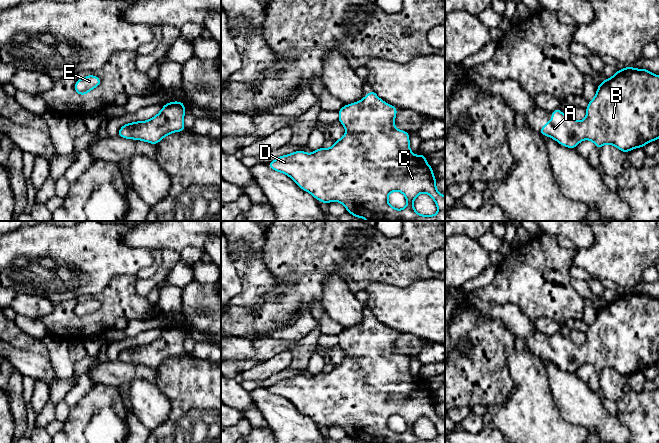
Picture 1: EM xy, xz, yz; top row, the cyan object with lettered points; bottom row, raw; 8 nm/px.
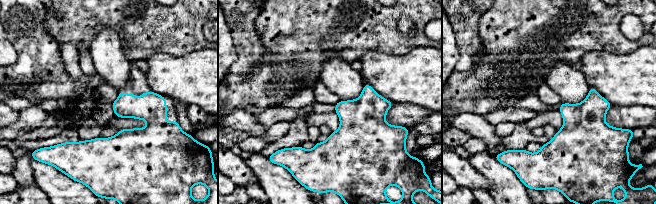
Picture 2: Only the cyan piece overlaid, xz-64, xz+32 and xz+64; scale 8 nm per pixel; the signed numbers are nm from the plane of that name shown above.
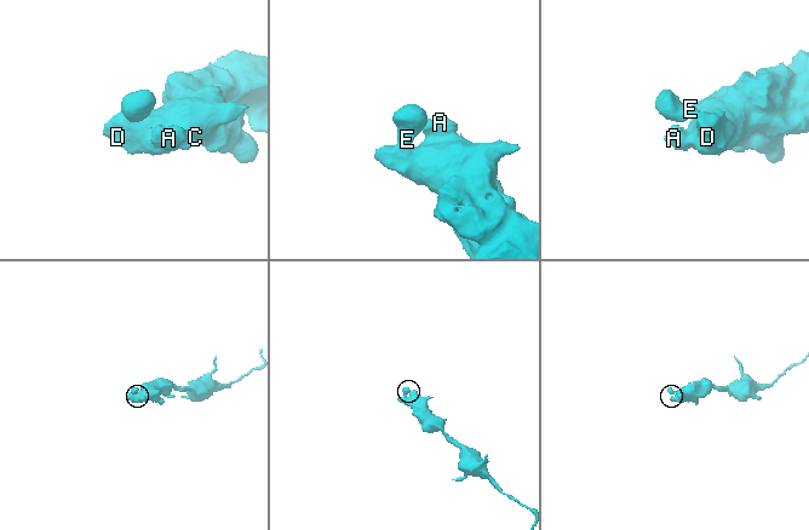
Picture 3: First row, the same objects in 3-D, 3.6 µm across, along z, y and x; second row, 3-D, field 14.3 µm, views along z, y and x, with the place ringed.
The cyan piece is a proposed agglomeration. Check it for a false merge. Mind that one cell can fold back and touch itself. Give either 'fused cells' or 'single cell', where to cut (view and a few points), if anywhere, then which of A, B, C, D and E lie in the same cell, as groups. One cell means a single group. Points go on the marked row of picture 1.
single cell; no cut; A B C D E

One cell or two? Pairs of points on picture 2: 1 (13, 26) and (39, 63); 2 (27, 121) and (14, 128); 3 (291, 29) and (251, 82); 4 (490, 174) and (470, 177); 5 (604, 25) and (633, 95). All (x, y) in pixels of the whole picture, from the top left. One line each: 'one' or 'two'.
1: one
2: one
3: one
4: two
5: two

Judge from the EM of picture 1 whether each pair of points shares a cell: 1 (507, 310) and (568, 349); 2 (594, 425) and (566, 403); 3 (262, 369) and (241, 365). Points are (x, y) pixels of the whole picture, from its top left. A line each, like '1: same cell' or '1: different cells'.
1: same cell
2: same cell
3: different cells

